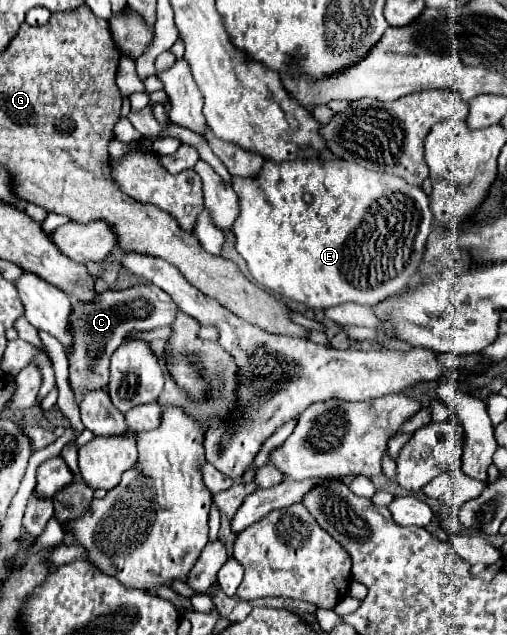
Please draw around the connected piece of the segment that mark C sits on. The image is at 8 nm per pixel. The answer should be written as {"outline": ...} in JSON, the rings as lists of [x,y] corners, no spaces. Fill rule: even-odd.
{"outline":[[[151,283],[121,291],[101,291],[97,293],[95,301],[75,303],[69,315],[69,333],[73,337],[73,345],[67,349],[69,385],[75,401],[81,403],[87,393],[105,389],[109,385],[111,355],[127,333],[131,333],[133,329],[151,331],[155,327],[169,325],[175,319],[175,311],[177,305],[173,303],[173,299]]]}

